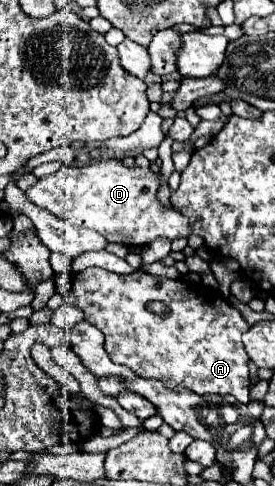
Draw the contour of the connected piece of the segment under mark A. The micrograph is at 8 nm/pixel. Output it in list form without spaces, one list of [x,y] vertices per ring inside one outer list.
[[[88,268],[74,274],[72,290],[66,294],[66,304],[82,308],[86,320],[98,326],[100,332],[106,336],[106,352],[110,354],[110,358],[132,368],[132,372],[138,372],[138,376],[154,378],[166,384],[166,388],[184,386],[192,392],[198,392],[200,396],[232,394],[238,402],[248,404],[248,356],[242,348],[240,338],[250,326],[240,316],[240,312],[228,304],[226,298],[220,296],[218,308],[214,296],[206,296],[204,292],[186,286],[180,280],[152,276],[142,270],[136,270],[132,274],[116,274],[104,268]]]

